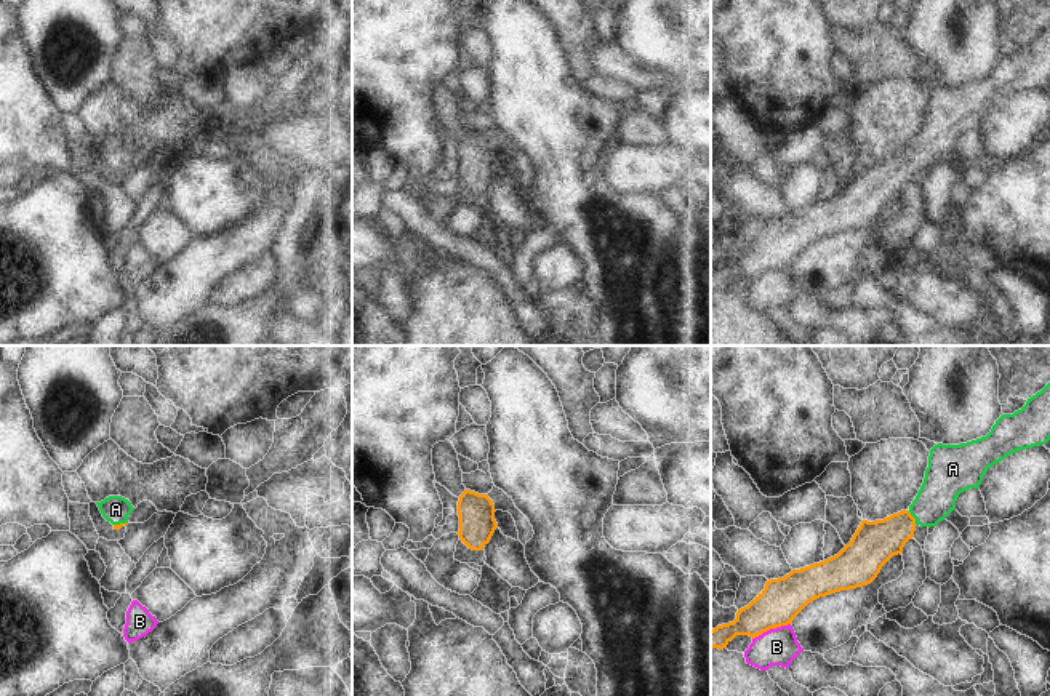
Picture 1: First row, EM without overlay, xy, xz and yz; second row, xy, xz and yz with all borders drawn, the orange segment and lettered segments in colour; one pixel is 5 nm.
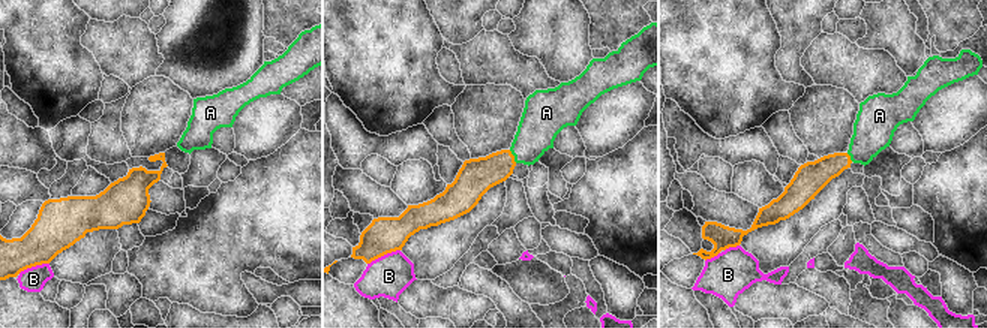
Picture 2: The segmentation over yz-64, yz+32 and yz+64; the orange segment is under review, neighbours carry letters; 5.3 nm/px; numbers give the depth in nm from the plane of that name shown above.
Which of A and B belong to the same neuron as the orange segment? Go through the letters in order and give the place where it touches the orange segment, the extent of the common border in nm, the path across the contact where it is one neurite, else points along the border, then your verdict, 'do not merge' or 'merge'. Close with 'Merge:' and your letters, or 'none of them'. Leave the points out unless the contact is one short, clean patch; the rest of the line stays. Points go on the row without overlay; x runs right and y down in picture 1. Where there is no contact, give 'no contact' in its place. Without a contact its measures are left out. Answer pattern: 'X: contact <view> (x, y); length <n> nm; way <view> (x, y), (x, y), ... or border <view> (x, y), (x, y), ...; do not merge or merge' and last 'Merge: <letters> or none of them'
A: contact yz (913, 159); length 80 nm; way yz (874, 184), (887, 180), (913, 159), (940, 132), (945, 120); merge
B: contact yz (770, 269); length 200 nm; border yz (789, 264), (770, 269), (753, 280); do not merge
Merge: A

